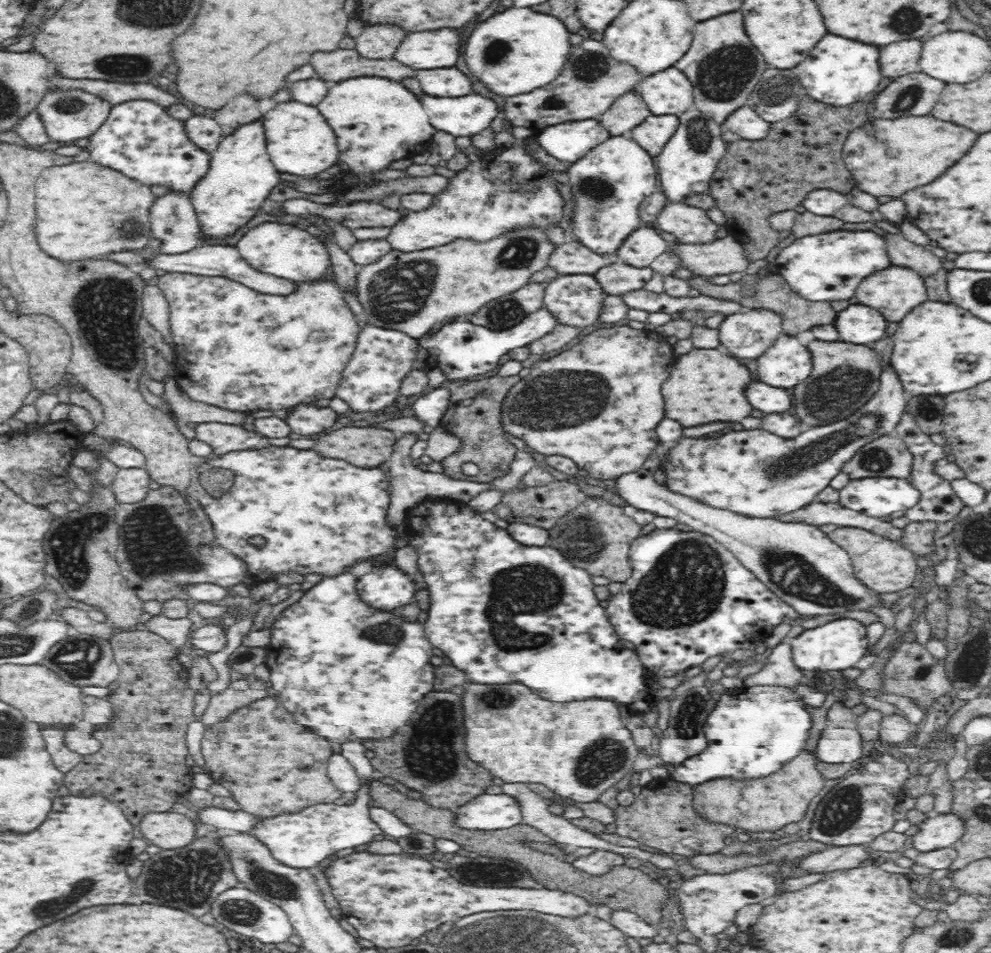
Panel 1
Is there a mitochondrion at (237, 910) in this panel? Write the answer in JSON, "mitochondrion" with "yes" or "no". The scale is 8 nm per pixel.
{"mitochondrion":"yes"}

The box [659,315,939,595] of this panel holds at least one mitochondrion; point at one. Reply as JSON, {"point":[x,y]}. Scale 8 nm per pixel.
{"point":[816,453]}

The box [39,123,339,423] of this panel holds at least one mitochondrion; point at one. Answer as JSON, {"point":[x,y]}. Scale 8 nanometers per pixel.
{"point":[107,308]}

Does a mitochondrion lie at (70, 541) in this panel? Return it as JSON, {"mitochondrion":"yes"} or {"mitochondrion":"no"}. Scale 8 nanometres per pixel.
{"mitochondrion":"yes"}

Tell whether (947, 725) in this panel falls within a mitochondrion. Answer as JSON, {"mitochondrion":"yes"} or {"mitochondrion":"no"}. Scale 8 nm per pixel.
{"mitochondrion":"no"}

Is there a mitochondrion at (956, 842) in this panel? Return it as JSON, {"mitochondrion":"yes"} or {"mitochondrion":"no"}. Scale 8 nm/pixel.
{"mitochondrion":"no"}

